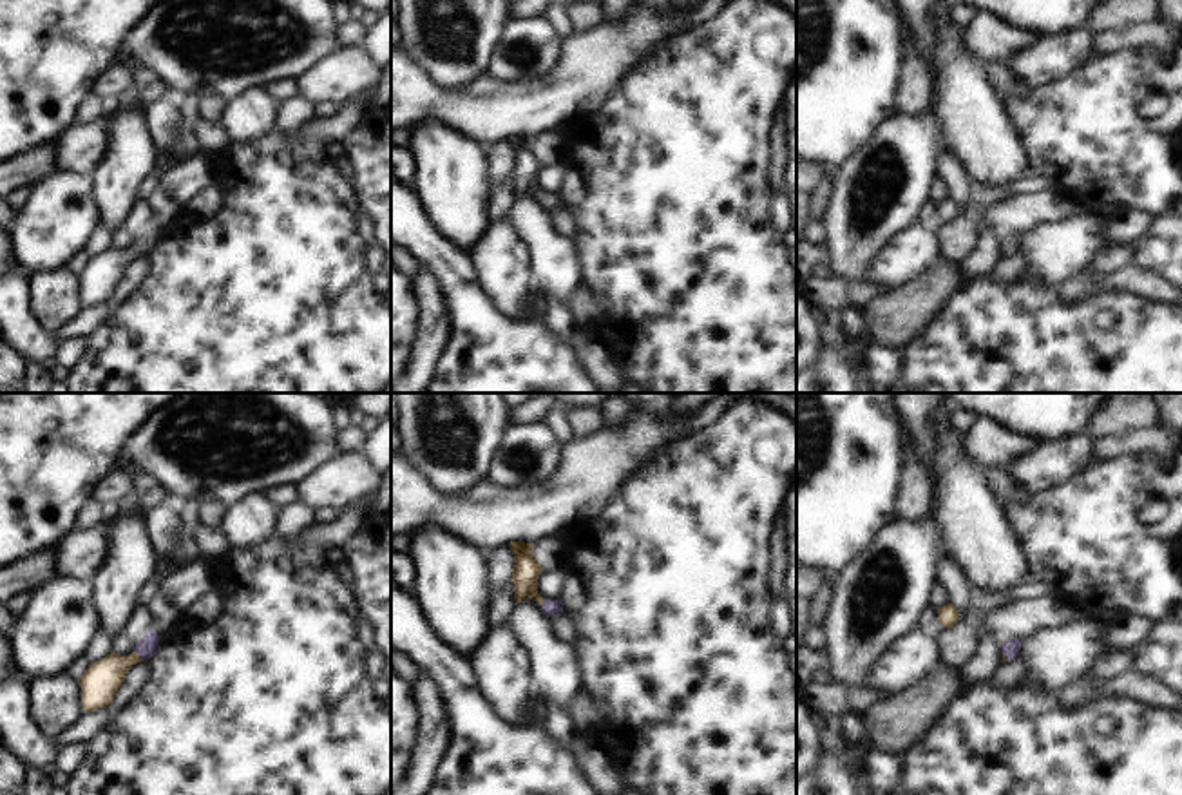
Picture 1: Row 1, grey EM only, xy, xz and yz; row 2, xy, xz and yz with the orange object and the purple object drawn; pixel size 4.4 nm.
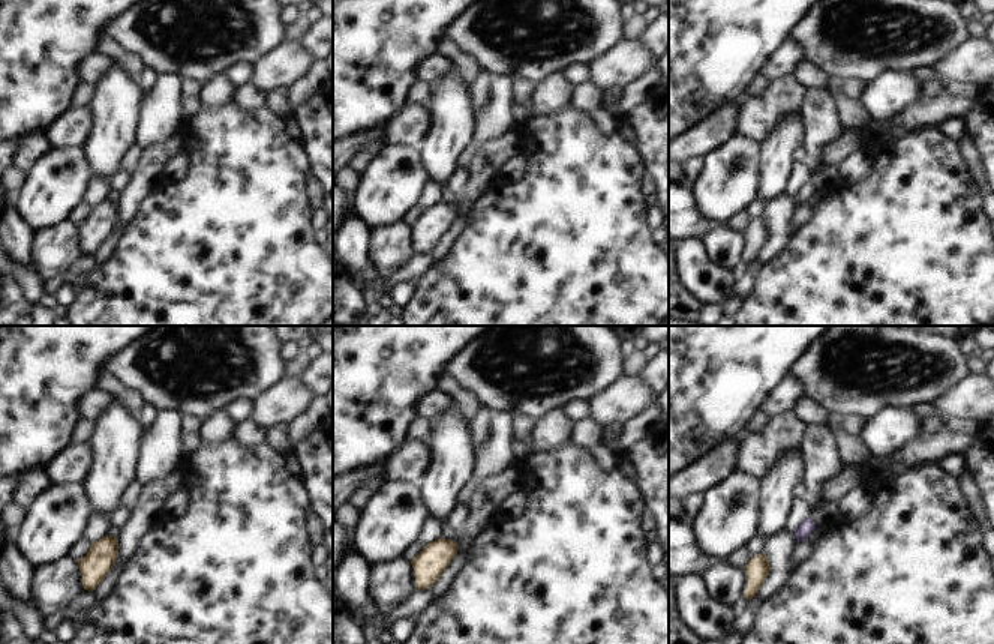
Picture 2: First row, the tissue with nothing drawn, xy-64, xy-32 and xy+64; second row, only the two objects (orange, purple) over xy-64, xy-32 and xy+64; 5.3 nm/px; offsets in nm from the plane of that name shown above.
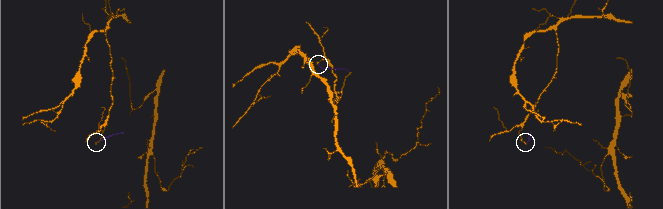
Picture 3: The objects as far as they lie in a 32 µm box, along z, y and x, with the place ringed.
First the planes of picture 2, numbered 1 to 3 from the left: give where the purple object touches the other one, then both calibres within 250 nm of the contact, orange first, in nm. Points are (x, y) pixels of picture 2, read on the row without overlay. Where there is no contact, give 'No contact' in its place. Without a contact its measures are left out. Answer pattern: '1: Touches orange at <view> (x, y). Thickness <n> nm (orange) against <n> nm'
1: No contact
2: No contact
3: No contact

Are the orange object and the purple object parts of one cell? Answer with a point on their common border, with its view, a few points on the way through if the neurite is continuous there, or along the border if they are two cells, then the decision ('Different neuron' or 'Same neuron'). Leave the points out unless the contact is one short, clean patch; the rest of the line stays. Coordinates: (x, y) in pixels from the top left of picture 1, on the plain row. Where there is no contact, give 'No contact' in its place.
Touches orange at xy (138, 250). Path across: xy (102, 274), (114, 261), (138, 250), (149, 239). Same neuron

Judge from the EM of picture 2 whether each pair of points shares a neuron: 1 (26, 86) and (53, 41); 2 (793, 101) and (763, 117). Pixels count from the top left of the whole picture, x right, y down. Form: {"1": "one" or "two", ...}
{"1": "one", "2": "one"}

